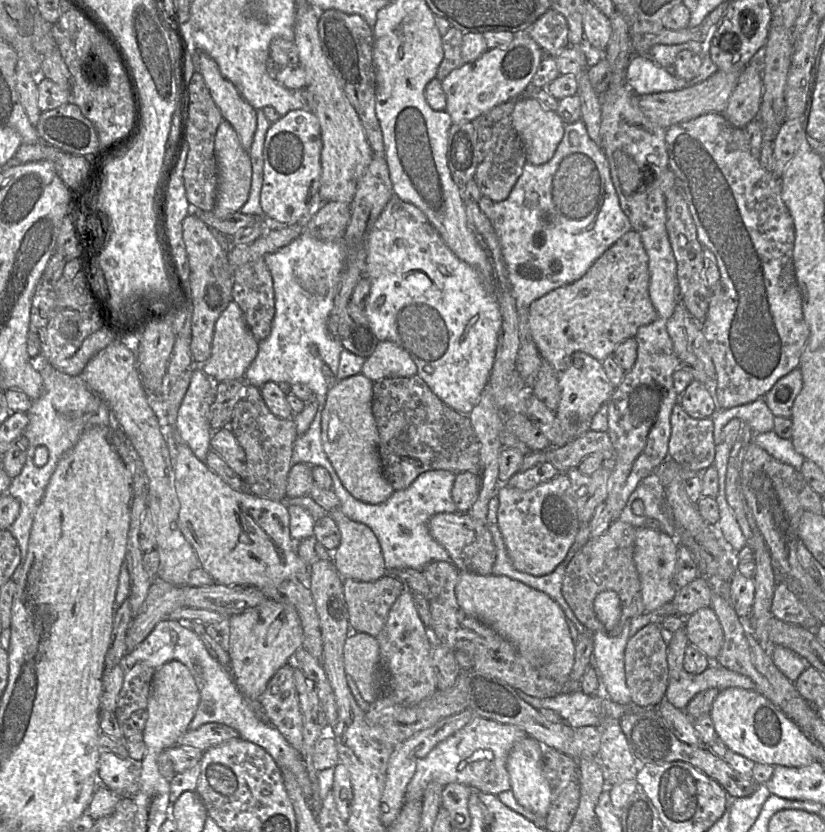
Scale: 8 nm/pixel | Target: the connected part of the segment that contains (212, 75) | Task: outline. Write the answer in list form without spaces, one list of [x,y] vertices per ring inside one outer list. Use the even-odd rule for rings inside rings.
[[[195,49],[192,57],[195,70],[203,76],[223,119],[232,126],[242,147],[249,152],[256,131],[256,109],[221,75],[217,63],[210,56]]]

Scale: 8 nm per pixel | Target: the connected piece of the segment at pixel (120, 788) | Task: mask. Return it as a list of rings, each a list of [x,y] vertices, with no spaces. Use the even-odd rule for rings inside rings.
[[[102,753],[98,762],[98,780],[122,798],[133,798],[139,791],[140,770],[130,759]]]

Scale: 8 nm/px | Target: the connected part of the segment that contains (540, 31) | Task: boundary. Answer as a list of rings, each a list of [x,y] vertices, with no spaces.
[[[547,10],[526,31],[546,55],[555,55],[569,46],[568,25],[563,15]]]

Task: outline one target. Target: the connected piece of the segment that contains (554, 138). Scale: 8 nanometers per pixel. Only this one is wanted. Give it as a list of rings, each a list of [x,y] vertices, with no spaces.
[[[523,98],[513,108],[512,125],[519,135],[526,153],[526,161],[541,165],[554,155],[564,135],[565,124],[556,111],[543,107],[535,98]]]

